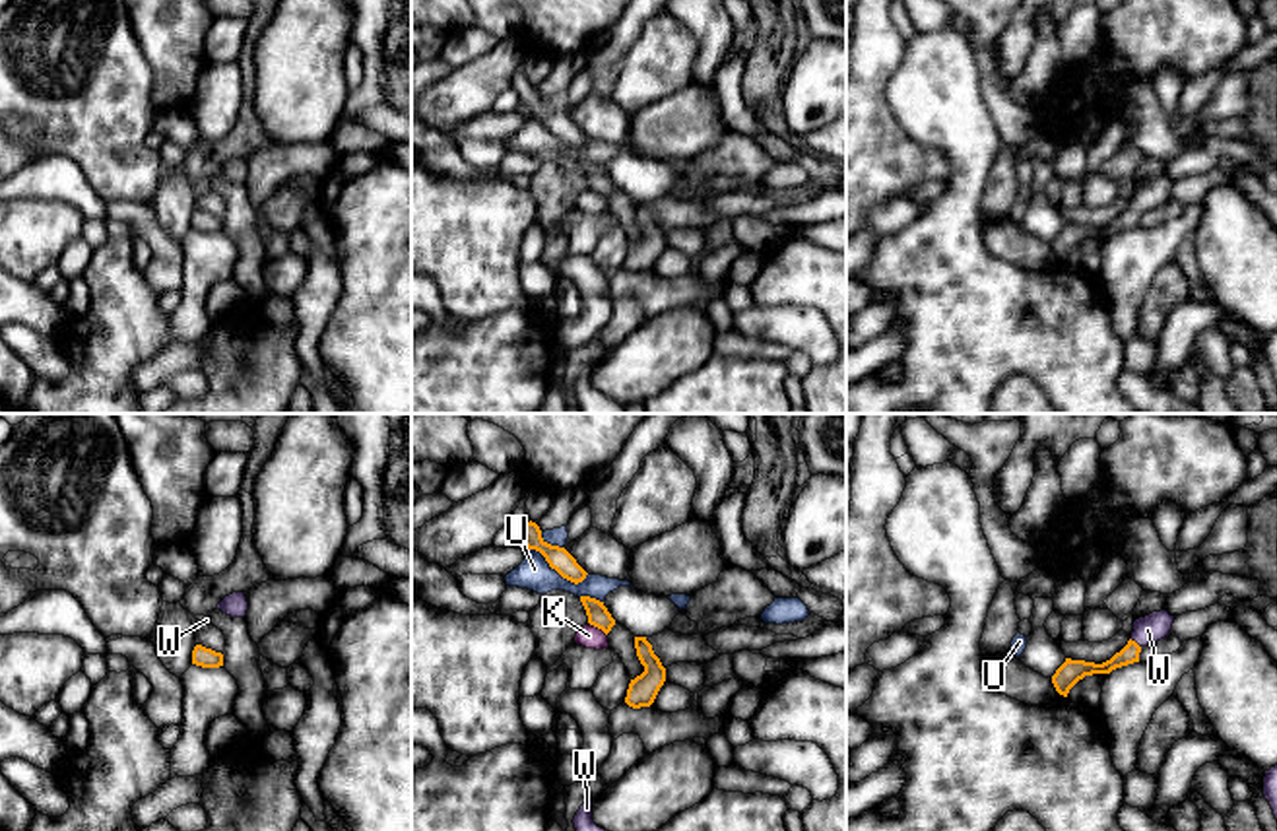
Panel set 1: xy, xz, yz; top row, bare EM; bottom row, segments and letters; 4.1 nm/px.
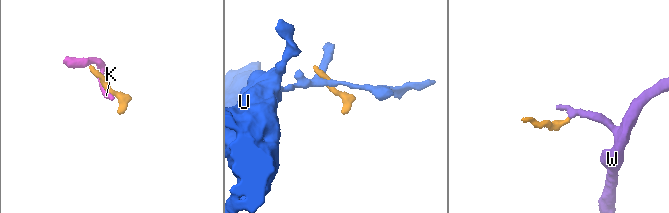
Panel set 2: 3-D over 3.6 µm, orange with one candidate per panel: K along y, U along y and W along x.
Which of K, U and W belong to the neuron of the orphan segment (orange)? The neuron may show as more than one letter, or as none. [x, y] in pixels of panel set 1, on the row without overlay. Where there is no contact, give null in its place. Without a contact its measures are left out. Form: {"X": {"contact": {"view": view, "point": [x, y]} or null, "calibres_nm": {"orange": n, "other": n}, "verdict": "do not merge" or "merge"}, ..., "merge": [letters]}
{"K": {"contact": {"view": "xz", "point": [598, 193]}, "calibres_nm": {"orange": 90, "other": 90}, "verdict": "do not merge"}, "U": {"contact": {"view": "xz", "point": [557, 136]}, "calibres_nm": {"orange": 90, "other": 140}, "verdict": "do not merge"}, "W": {"contact": {"view": "yz", "point": [1136, 208]}, "calibres_nm": {"orange": 80, "other": 120}, "verdict": "merge"}, "merge": ["W"]}

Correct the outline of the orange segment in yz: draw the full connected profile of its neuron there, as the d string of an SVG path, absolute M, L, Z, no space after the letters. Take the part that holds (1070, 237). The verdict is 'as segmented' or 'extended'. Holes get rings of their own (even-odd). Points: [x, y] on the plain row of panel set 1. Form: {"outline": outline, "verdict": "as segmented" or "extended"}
{"outline": "M1166 175L1153 177L1131 188L1133 196L1128 210L1120 217L1116 217L1110 225L1095 229L1065 223L1065 227L1052 241L1056 256L1067 262L1069 254L1085 241L1110 239L1116 233L1139 227L1141 214L1168 202L1172 188L1174 181L1170 181Z", "verdict": "extended"}

